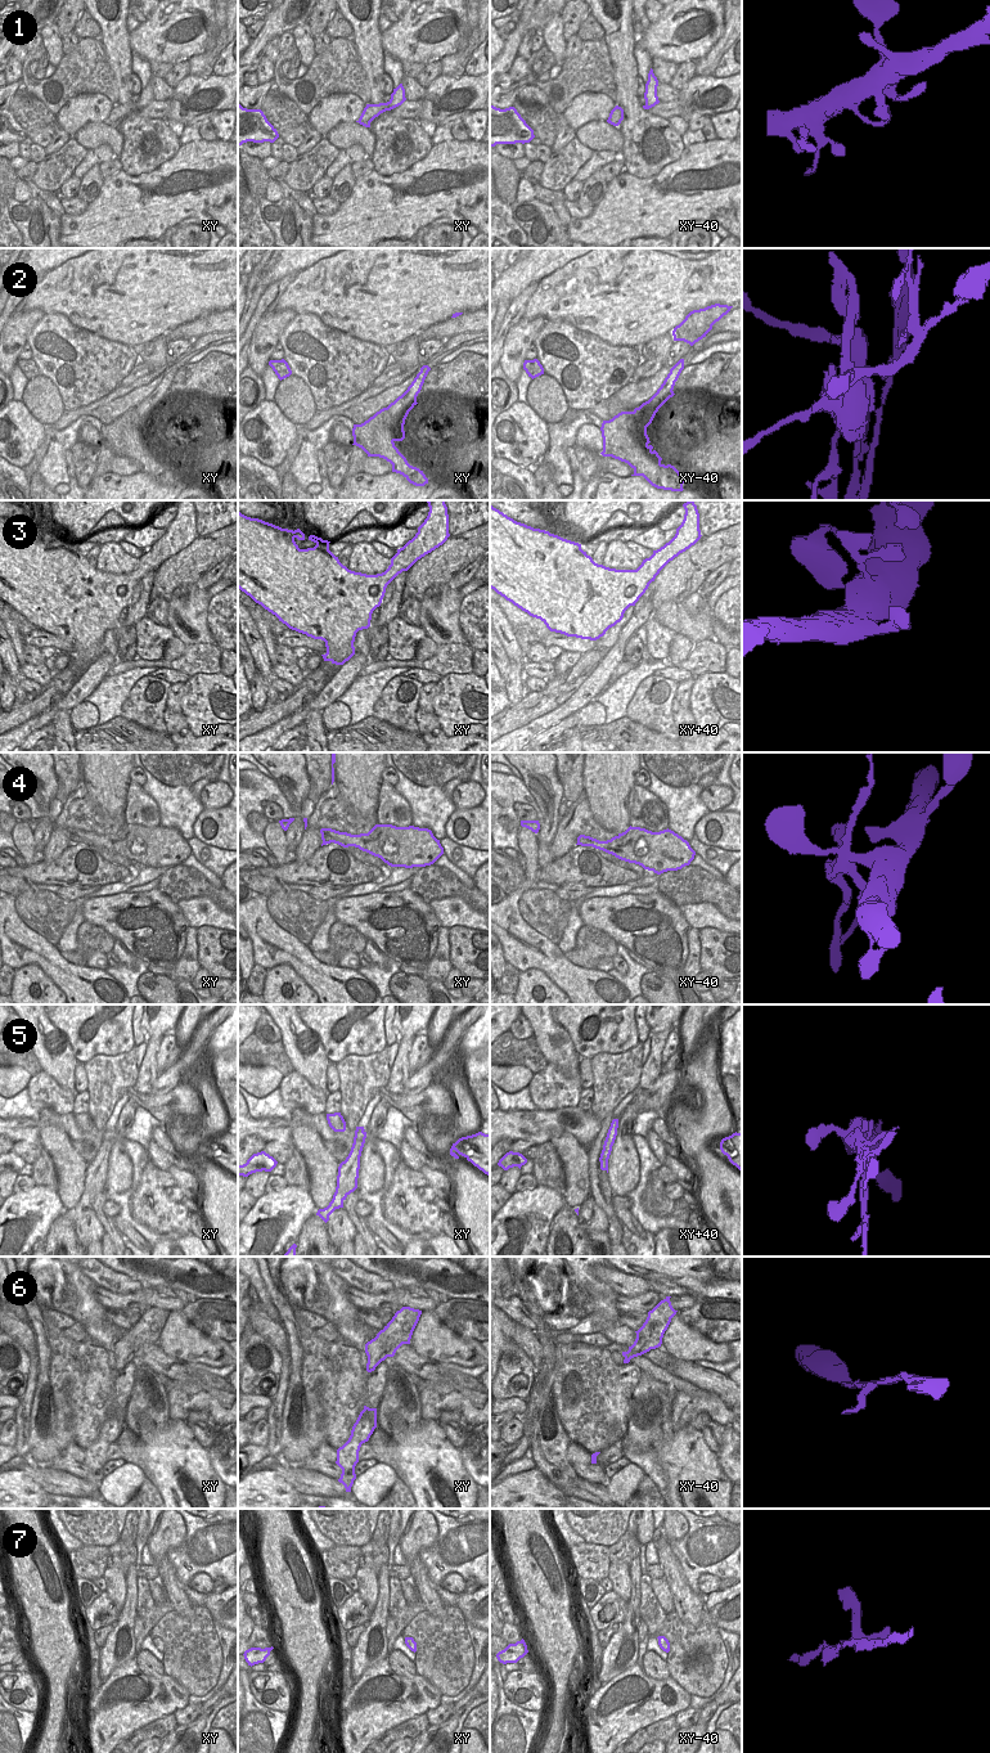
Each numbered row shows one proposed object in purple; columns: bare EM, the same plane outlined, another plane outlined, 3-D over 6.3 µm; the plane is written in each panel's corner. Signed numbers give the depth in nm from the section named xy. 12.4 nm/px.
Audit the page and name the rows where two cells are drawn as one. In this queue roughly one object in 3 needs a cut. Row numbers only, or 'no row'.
2, 4, 5

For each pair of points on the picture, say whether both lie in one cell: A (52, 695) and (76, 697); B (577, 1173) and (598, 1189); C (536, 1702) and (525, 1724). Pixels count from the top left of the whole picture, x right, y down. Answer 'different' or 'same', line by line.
A: different
B: different
C: different

